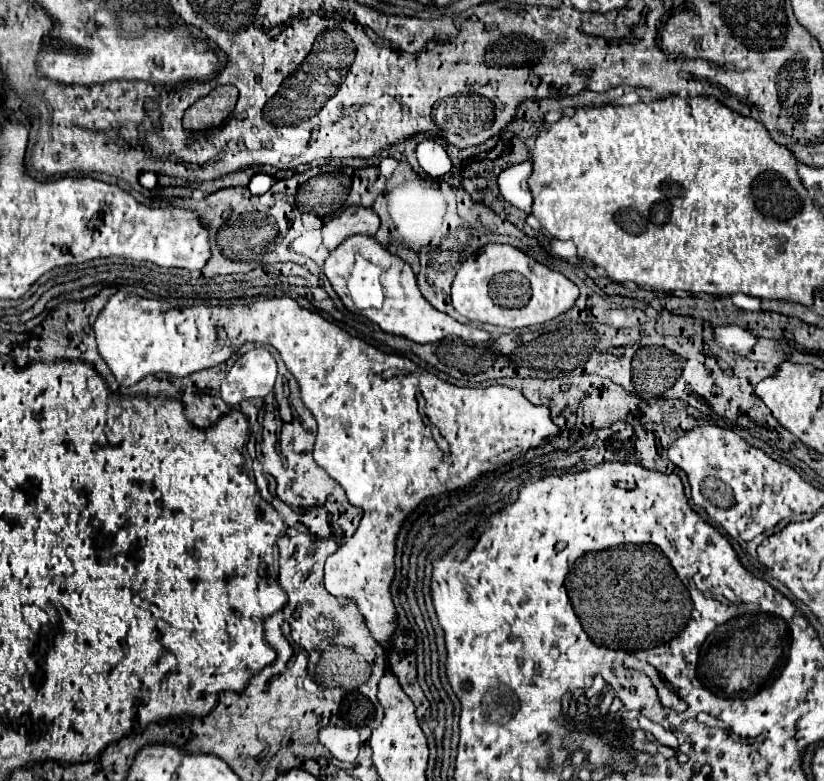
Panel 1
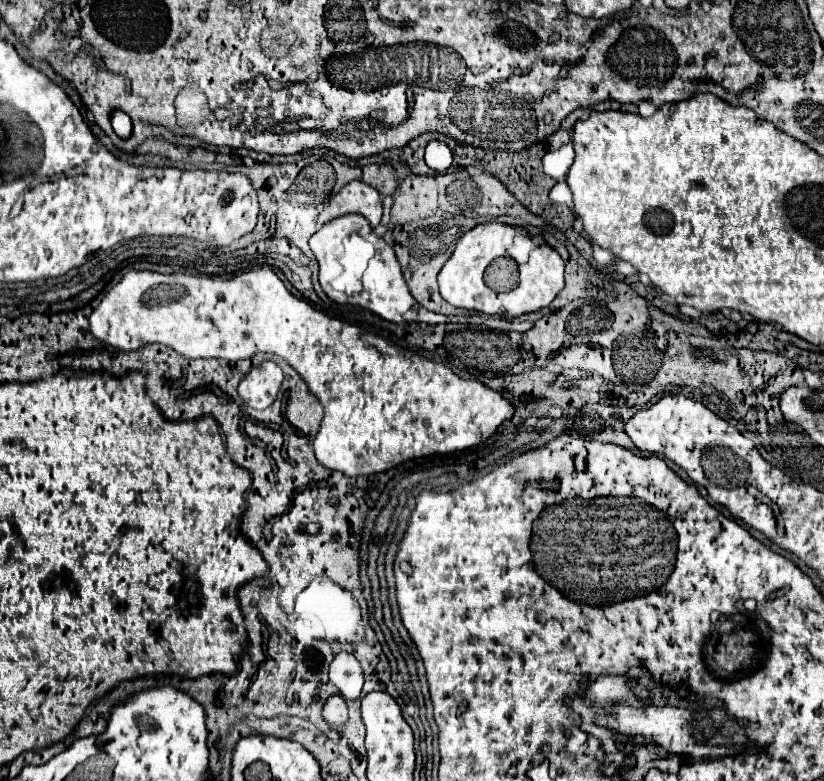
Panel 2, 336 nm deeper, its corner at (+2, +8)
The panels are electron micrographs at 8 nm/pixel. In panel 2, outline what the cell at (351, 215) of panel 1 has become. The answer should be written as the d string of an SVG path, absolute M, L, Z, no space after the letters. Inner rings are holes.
M353 180L353 182L345 184L331 198L331 202L319 214L317 222L321 226L321 224L325 224L337 216L343 216L343 214L361 214L375 228L381 222L381 214L383 214L379 192L361 180Z

